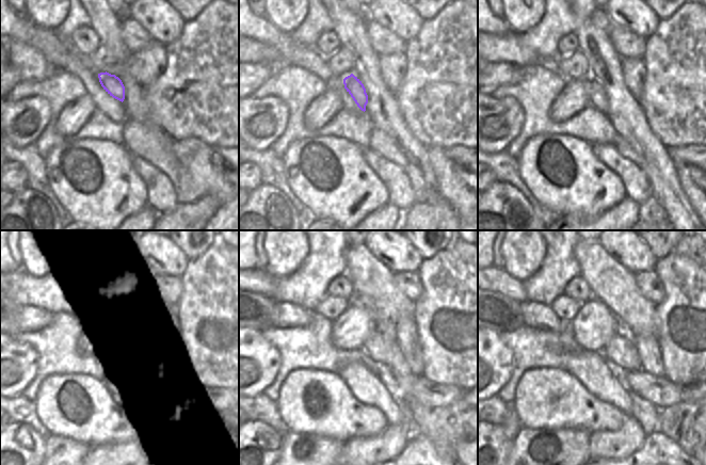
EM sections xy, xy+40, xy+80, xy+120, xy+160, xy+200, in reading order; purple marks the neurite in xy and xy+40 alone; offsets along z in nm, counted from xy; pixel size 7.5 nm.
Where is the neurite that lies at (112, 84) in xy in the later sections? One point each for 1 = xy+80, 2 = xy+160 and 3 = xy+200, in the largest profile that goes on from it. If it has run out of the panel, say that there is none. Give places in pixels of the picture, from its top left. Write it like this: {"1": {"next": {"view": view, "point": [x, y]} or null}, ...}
{"1": {"next": {"view": "xy+80", "point": [597, 96]}}, "2": {"next": {"view": "xy+160", "point": [378, 347]}}, "3": {"next": {"view": "xy+200", "point": [621, 350]}}}

